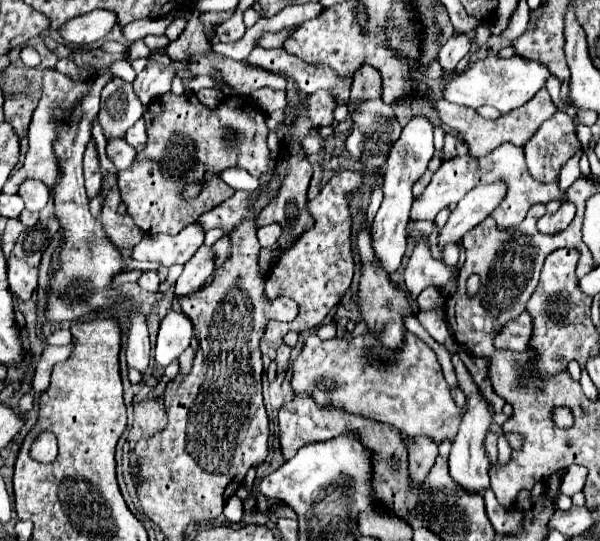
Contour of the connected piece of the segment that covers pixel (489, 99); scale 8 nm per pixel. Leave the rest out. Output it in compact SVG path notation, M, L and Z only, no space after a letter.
M488 56L482 60L476 60L468 70L458 74L458 78L448 80L444 88L444 98L454 104L478 108L478 106L494 106L500 112L510 112L524 102L528 102L540 88L546 86L546 80L552 74L548 72L548 66L536 64L536 60L528 60L524 56L512 56L508 60L500 60L496 56Z

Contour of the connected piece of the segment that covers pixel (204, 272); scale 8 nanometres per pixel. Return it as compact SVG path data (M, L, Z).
M202 246L196 256L192 256L192 260L188 260L188 264L184 266L184 272L180 274L176 286L174 286L174 294L176 296L186 296L190 292L194 292L196 288L200 288L204 284L204 280L212 274L214 270L214 254L208 246Z

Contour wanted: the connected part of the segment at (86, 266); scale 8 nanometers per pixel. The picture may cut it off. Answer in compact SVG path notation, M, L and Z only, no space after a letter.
M108 72L94 80L92 92L82 100L80 106L76 106L68 124L60 126L58 138L54 142L54 152L60 158L60 180L58 180L56 192L54 192L54 200L56 200L54 214L60 220L64 234L66 234L66 246L62 250L62 268L50 280L50 286L46 290L48 292L46 316L50 322L56 322L56 324L62 324L66 320L78 320L84 316L84 310L98 310L106 304L116 302L118 298L124 298L120 292L108 290L108 282L124 270L140 268L140 262L124 260L120 256L116 246L104 234L102 224L92 218L92 214L88 210L88 196L84 190L82 154L86 150L88 140L92 138L92 122L100 110L102 88L104 88L104 84L108 84L110 78L114 78L114 76Z

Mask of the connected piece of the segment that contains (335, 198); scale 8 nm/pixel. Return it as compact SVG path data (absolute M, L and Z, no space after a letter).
M346 170L333 176L317 197L308 201L306 209L314 219L314 226L308 228L308 232L304 232L298 240L292 242L292 246L288 246L282 252L282 256L266 276L266 282L270 282L268 284L270 288L266 288L266 296L268 298L288 296L296 300L298 316L292 322L270 320L264 334L266 340L280 342L290 330L298 334L314 330L316 326L322 324L326 314L342 300L342 296L350 288L352 276L354 276L354 256L350 248L352 222L350 222L346 192L356 190L360 184L362 184L360 174Z

